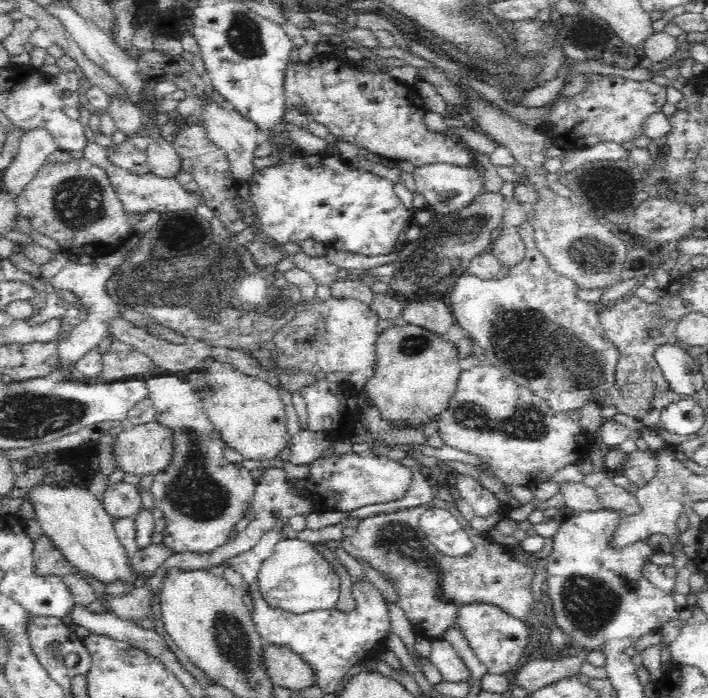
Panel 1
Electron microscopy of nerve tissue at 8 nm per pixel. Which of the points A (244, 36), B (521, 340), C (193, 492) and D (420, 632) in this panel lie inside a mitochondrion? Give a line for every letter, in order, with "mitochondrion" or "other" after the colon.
A: mitochondrion
B: mitochondrion
C: mitochondrion
D: other

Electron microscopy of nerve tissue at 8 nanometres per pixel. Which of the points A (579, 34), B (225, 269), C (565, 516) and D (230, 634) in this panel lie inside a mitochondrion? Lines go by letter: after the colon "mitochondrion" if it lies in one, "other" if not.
A: other
B: mitochondrion
C: other
D: mitochondrion

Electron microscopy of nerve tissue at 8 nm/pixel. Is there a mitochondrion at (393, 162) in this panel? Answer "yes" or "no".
no

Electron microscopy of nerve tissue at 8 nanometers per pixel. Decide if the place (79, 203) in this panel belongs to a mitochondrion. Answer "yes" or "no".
yes

